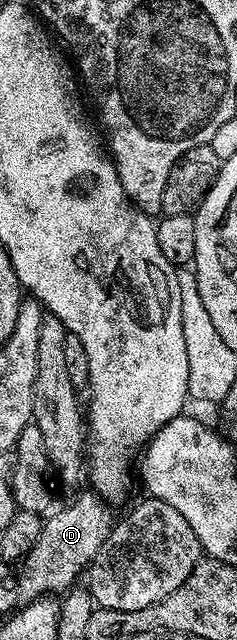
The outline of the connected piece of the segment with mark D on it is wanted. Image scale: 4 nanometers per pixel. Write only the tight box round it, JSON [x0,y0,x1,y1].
[17,490,115,602]

